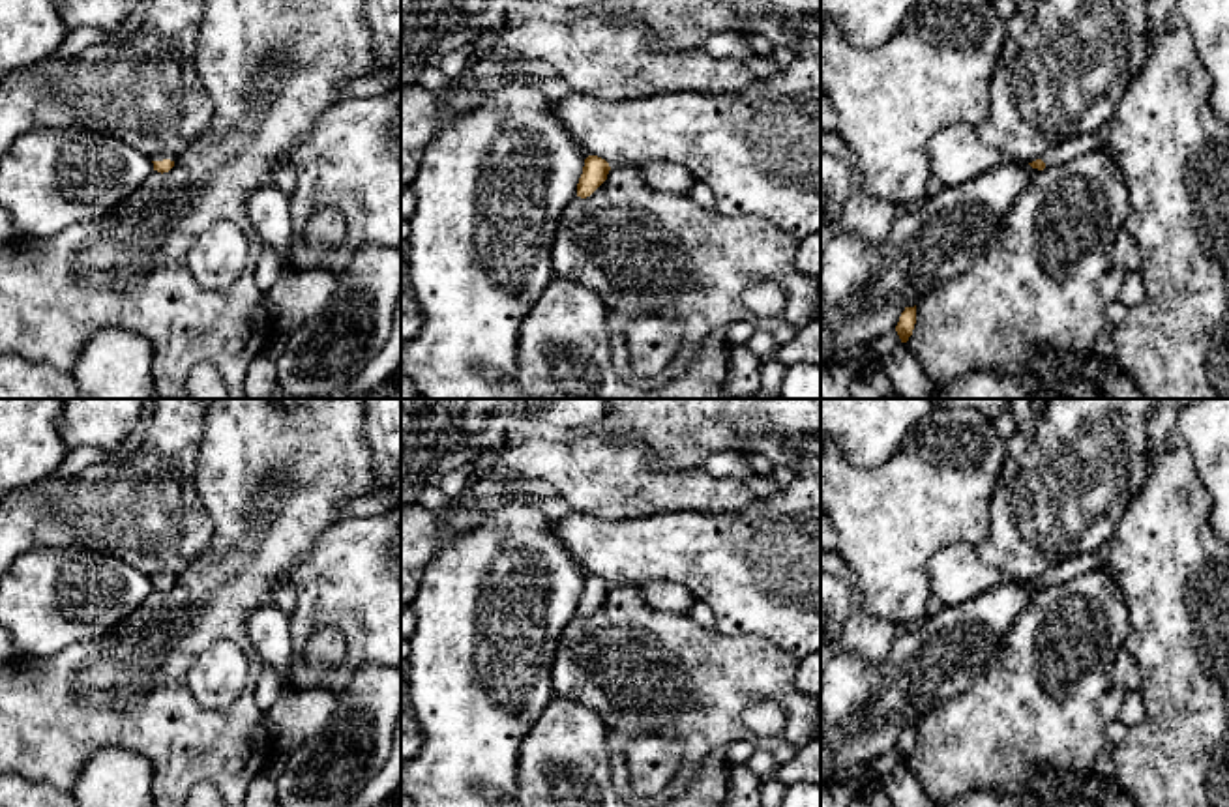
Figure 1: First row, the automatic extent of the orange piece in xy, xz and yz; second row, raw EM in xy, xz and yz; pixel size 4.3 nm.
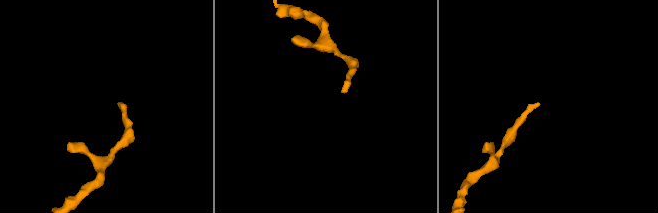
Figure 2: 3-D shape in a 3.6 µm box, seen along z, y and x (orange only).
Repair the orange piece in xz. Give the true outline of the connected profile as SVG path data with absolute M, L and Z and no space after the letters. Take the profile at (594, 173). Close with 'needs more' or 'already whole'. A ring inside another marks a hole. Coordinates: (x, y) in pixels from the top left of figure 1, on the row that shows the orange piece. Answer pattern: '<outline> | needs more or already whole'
M588 155L577 183L577 197L590 197L607 180L609 170L611 167L605 159Z | already whole

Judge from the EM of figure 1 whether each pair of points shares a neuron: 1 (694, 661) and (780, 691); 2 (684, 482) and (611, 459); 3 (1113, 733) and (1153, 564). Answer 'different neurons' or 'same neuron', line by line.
1: same neuron
2: same neuron
3: different neurons

